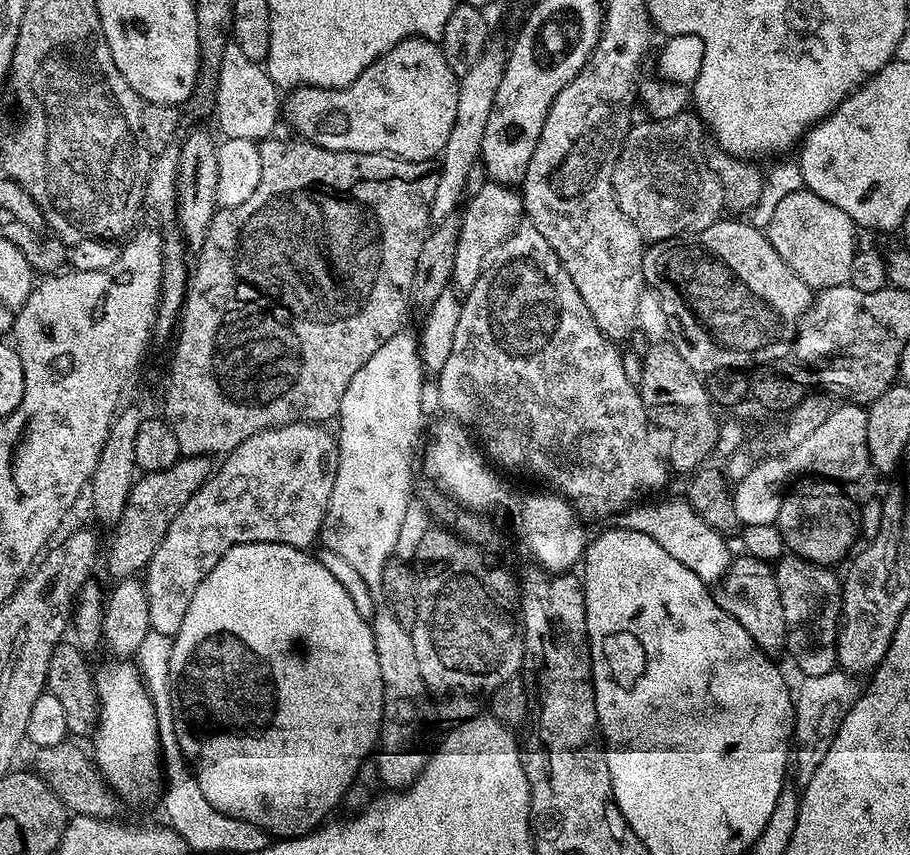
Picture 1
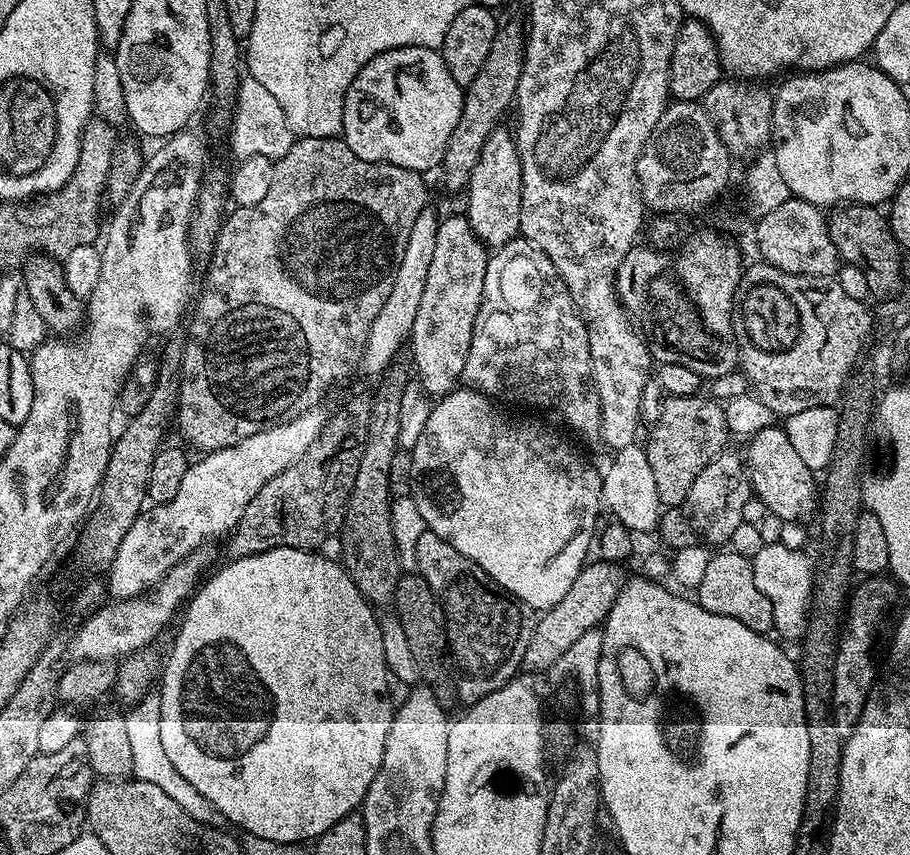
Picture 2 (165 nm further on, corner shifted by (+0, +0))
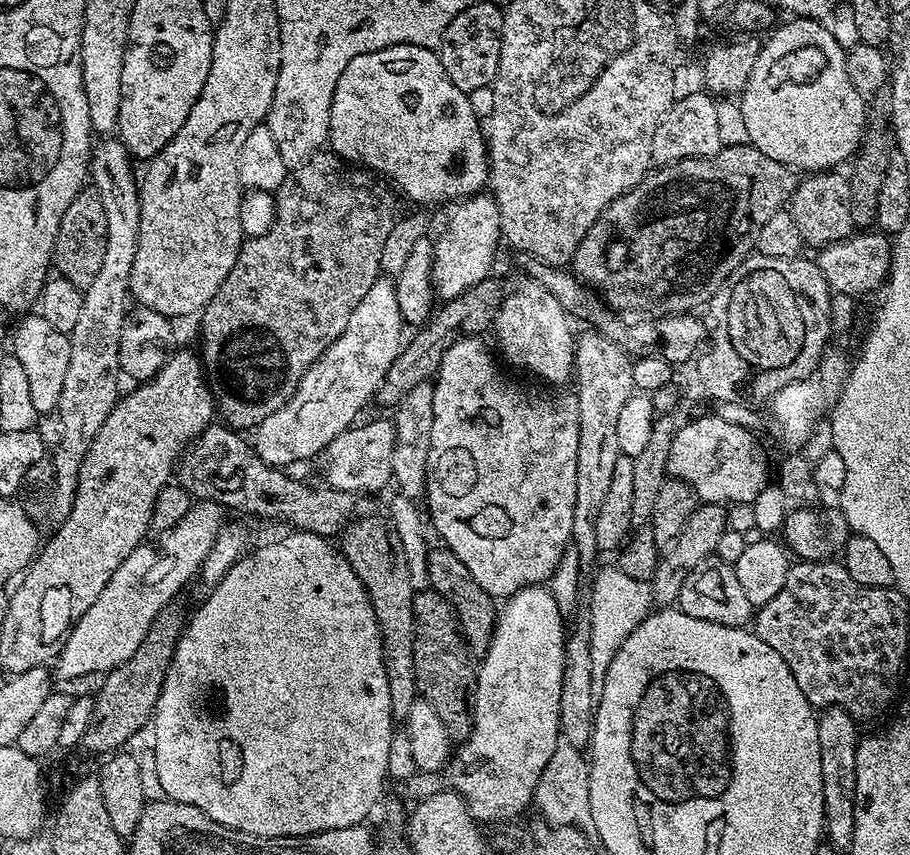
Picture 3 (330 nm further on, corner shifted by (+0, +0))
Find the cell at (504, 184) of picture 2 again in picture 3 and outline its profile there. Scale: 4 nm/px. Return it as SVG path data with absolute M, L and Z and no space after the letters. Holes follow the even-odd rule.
M477 194L467 197L463 203L453 208L456 209L440 241L435 241L432 256L432 283L435 295L441 301L452 300L458 294L470 290L470 286L489 279L493 275L492 263L496 260L496 247L502 244L500 210L495 196Z

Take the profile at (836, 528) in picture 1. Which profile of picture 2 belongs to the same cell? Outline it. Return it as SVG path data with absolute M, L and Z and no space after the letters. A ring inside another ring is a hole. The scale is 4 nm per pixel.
M773 426L756 432L747 441L746 475L752 484L755 499L763 502L767 511L780 520L804 520L818 508L818 480L814 472L794 450L783 427Z

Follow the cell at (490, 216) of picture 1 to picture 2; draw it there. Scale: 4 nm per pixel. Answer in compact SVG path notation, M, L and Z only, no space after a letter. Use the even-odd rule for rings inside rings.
M460 214L460 216L448 217L445 215L443 219L441 219L438 228L438 238L434 240L434 259L430 262L428 273L426 274L426 290L422 290L422 306L418 306L418 314L414 318L414 326L410 333L410 346L412 344L413 360L411 360L411 363L414 365L415 375L416 372L420 375L420 377L418 377L420 387L428 393L429 397L439 398L446 396L461 383L464 367L466 366L466 354L470 350L470 338L474 334L474 322L478 318L478 310L480 309L482 298L484 297L484 279L486 278L486 266L488 265L489 255L489 249L480 241L478 234L474 234L474 230L468 221L467 215Z

